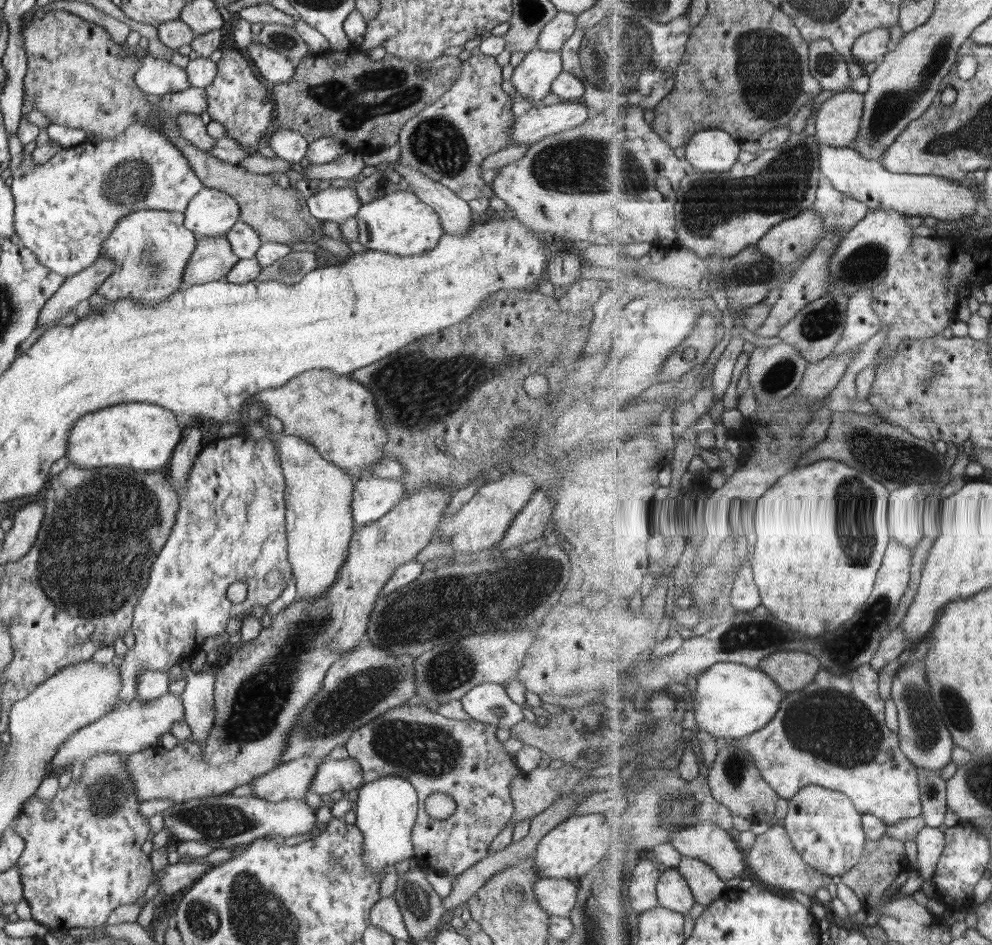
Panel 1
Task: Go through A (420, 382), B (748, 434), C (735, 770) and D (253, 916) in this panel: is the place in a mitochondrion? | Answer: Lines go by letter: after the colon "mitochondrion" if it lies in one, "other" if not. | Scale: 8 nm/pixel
A: mitochondrion
B: other
C: mitochondrion
D: mitochondrion

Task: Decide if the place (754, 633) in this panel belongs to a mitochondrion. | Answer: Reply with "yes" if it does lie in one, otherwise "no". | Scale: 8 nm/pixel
yes

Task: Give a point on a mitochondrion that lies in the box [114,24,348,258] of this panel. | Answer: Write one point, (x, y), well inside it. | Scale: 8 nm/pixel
(280, 39)

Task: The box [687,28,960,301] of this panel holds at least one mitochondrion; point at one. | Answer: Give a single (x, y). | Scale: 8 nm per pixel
(892, 105)

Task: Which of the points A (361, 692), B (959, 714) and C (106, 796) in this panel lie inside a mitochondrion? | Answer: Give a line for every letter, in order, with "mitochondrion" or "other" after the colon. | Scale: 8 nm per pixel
A: mitochondrion
B: mitochondrion
C: mitochondrion

